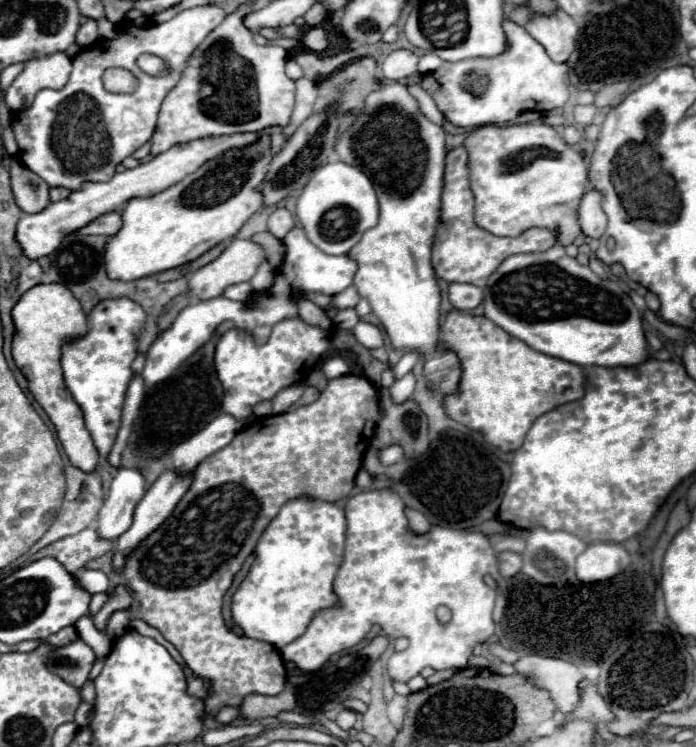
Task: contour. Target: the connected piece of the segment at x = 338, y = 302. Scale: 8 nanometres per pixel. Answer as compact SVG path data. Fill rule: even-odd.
M351 285L351 287L347 287L345 291L341 291L341 293L337 293L335 297L333 297L333 311L329 311L329 317L335 317L335 313L337 311L341 311L343 307L355 307L357 305L357 301L359 301L359 293L357 293L357 289Z

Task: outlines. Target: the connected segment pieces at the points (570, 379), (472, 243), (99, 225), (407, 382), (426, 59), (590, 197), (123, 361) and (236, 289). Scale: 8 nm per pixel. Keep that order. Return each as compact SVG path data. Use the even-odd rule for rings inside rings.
M451 311L443 323L441 339L443 347L453 349L463 365L459 391L443 401L447 415L479 431L501 451L519 449L539 415L577 401L585 393L585 375L579 365L531 349L487 317Z
M465 147L451 149L447 153L445 189L443 189L443 215L433 245L433 267L439 279L449 283L471 283L485 287L489 275L511 255L547 251L557 243L557 237L549 229L531 227L517 237L497 237L487 233L475 223L475 201L469 187L469 155Z
M111 211L111 213L97 217L93 223L83 227L79 233L83 233L83 235L109 235L111 237L121 229L121 225L123 225L121 211Z
M409 373L409 375L401 377L401 379L397 379L397 381L389 387L389 395L391 395L391 399L393 399L395 403L403 403L403 401L407 401L407 399L411 397L413 387L415 387L415 375Z
M427 53L427 55L423 55L421 61L419 61L419 71L421 71L421 73L433 73L435 69L441 67L441 63L443 63L443 61L441 61L435 53Z
M589 191L583 195L579 205L579 225L585 235L599 239L605 233L607 227L607 215L601 207L601 195L599 191Z
M105 299L93 307L91 315L87 317L89 331L85 337L71 341L63 347L63 375L73 399L81 405L85 415L85 425L99 449L101 457L107 457L119 425L121 425L121 409L125 401L125 393L129 381L133 379L131 363L135 359L137 347L137 333L143 329L145 311L139 303L131 299Z
M239 283L239 285L231 285L225 289L223 293L227 299L235 299L235 301L245 301L251 297L251 285L249 283Z

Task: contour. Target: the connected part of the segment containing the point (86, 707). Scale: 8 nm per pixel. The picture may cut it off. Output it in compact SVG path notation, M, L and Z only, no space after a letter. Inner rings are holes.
M81 703L79 705L79 709L77 709L77 713L75 713L75 723L79 725L79 727L87 727L89 725L89 719L91 719L91 705L89 703Z

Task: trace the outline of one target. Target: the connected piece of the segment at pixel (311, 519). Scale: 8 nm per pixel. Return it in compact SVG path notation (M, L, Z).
M293 499L269 523L255 547L255 561L247 579L233 595L233 621L245 635L281 649L299 639L315 613L339 607L333 579L343 561L345 511L335 503Z

